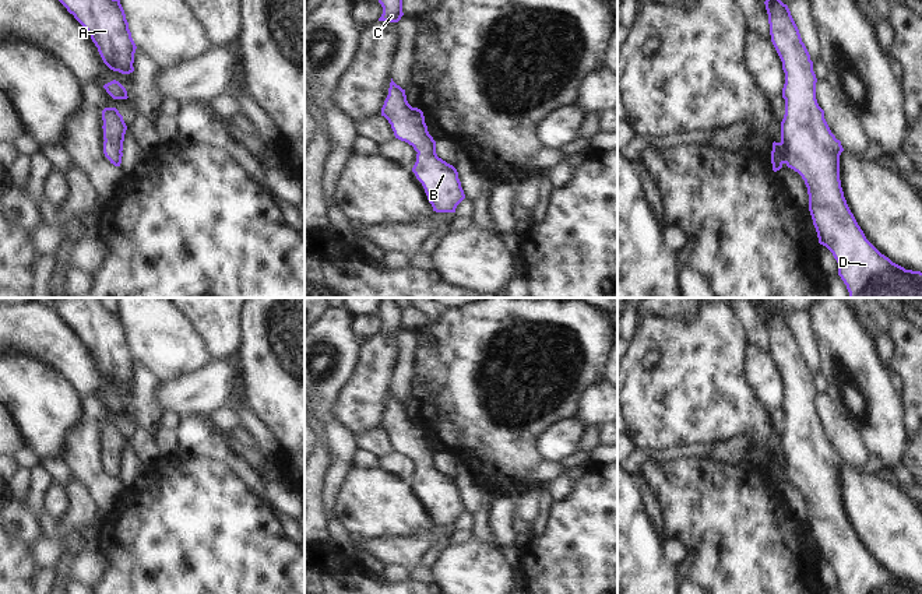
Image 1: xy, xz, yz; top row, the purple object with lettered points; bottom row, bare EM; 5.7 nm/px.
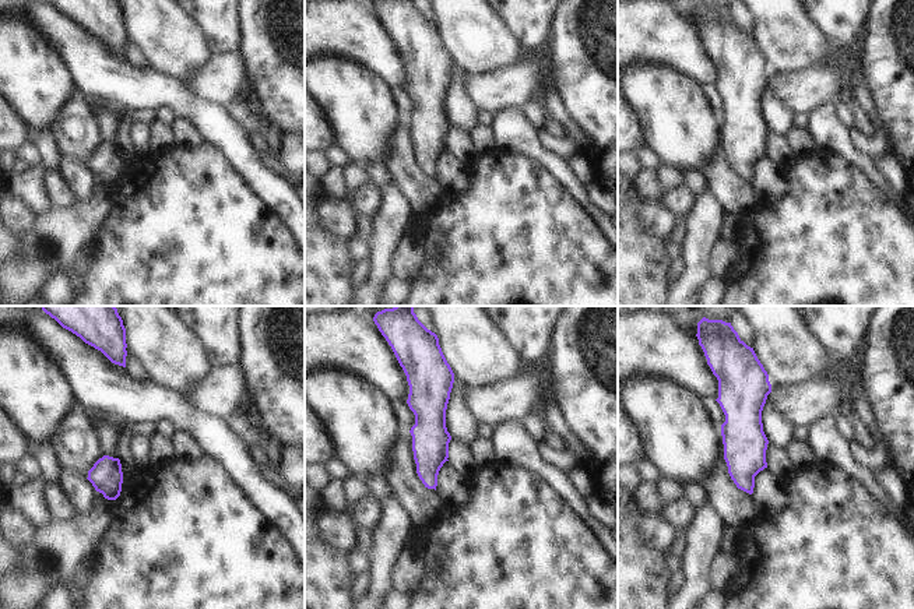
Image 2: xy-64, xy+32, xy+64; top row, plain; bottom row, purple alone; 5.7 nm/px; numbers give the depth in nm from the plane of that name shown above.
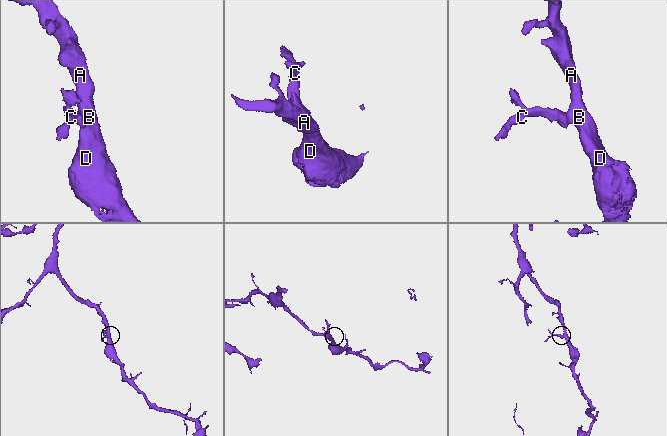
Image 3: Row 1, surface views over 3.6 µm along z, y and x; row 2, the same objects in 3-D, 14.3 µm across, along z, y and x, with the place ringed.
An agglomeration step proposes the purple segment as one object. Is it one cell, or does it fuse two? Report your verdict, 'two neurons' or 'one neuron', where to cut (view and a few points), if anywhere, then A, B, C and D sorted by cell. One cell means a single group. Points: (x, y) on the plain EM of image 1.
one neuron | no cut | A B C D

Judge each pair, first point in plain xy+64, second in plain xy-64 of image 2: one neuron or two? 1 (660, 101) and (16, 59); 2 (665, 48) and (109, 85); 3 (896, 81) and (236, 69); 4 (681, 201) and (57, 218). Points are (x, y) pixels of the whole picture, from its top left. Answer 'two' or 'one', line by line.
1: one
2: one
3: two
4: two

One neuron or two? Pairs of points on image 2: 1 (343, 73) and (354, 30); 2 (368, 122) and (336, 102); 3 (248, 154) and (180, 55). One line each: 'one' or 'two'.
1: two
2: one
3: two

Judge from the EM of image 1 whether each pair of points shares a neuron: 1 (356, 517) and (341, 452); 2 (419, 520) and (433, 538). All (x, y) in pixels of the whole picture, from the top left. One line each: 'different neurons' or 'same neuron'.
1: different neurons
2: different neurons

